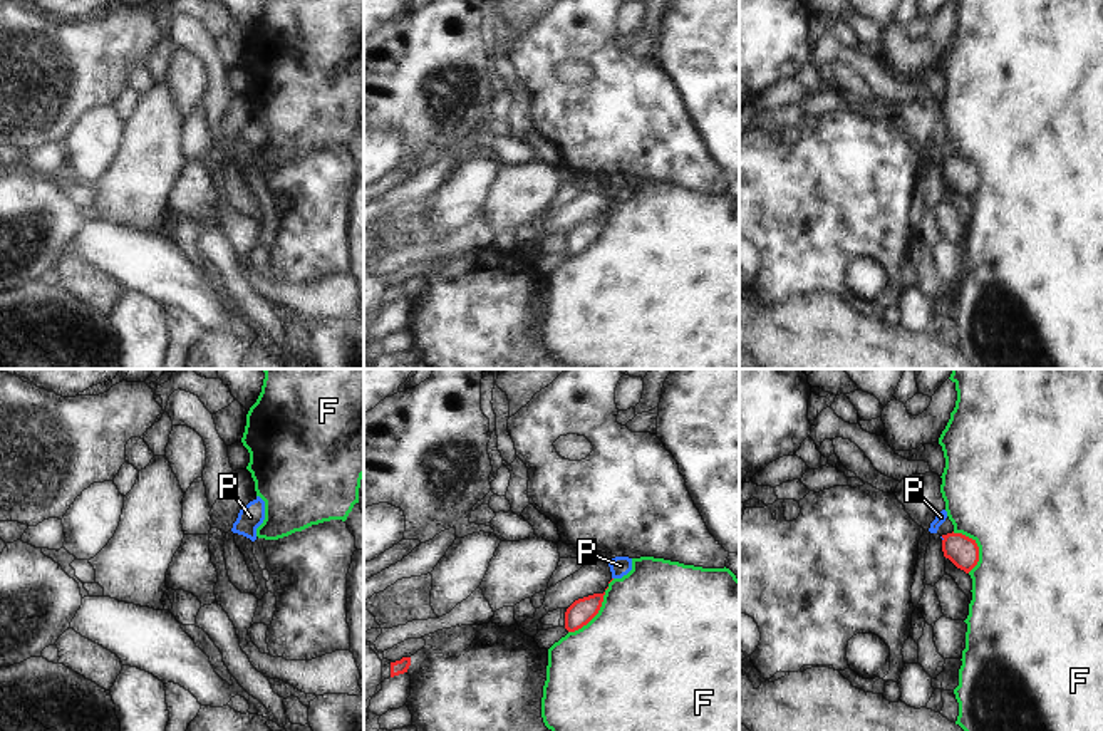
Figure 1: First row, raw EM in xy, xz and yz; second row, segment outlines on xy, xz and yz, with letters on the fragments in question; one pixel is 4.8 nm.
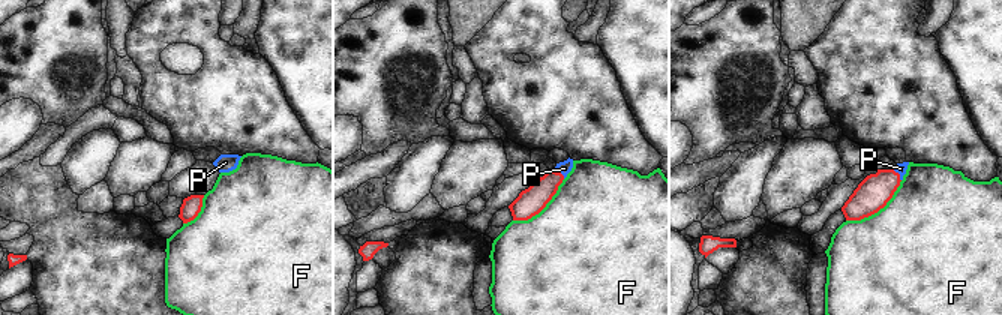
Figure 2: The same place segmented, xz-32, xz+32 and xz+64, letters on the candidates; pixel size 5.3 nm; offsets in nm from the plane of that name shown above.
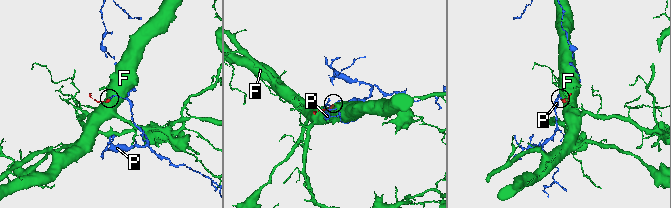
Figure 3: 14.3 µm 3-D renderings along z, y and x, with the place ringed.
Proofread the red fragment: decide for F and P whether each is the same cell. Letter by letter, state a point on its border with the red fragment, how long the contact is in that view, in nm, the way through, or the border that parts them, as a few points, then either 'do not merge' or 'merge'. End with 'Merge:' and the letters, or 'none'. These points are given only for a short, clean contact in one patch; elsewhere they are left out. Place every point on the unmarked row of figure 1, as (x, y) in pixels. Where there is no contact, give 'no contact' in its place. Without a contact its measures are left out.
F: meets red in xz at (595, 238); contact 300 nm long; do not merge
P: meets red in yz at (942, 161); contact 30 nm long; runs through yz (961, 175), (942, 161), (941, 161); merge
Merge: P

